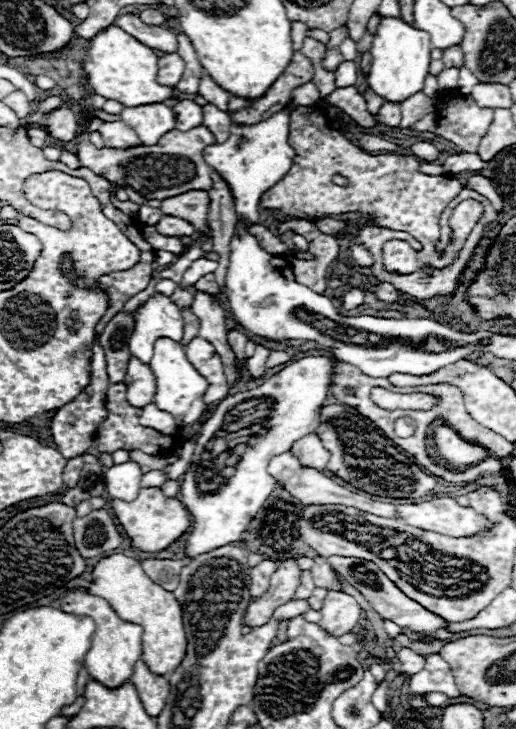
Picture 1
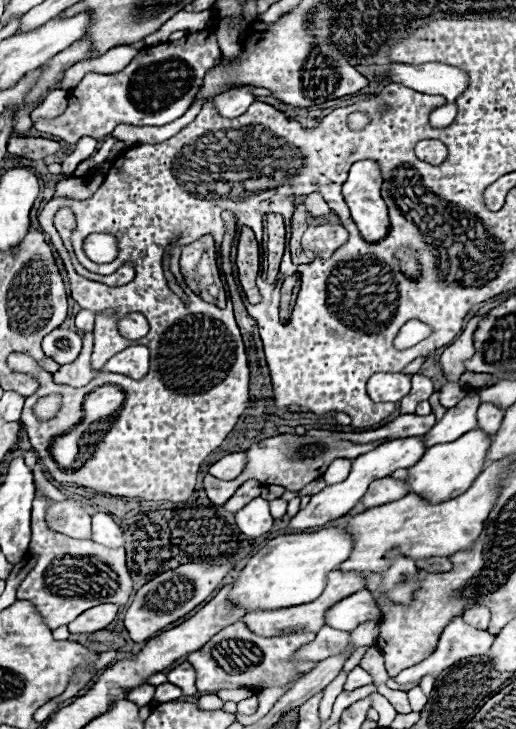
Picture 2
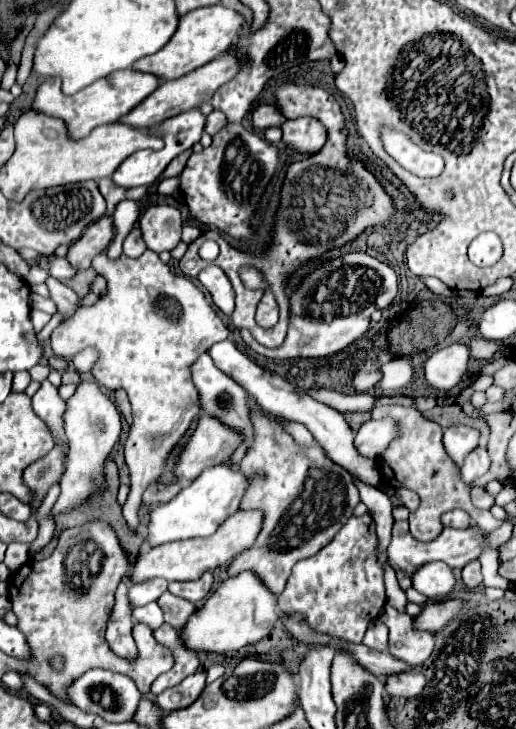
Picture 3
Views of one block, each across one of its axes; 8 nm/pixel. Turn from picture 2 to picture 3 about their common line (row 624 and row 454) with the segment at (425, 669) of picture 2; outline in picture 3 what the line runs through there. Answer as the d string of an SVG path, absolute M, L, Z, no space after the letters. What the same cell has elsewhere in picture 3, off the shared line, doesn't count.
M456 424L444 430L444 448L446 454L452 458L452 462L462 468L464 458L468 456L468 452L472 452L472 448L478 448L478 438L480 432L472 426L464 426L464 424Z

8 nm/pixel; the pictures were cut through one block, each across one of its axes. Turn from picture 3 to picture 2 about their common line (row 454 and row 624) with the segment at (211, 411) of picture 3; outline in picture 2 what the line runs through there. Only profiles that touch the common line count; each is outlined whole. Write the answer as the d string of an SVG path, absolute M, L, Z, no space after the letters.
M244 622L230 624L228 628L220 630L204 648L198 652L188 654L188 662L196 670L196 688L202 694L214 694L224 688L276 688L286 686L298 674L308 672L316 662L302 662L290 664L292 652L302 648L304 644L312 642L314 634L292 634L292 636L278 636L278 638L262 638L252 634Z

